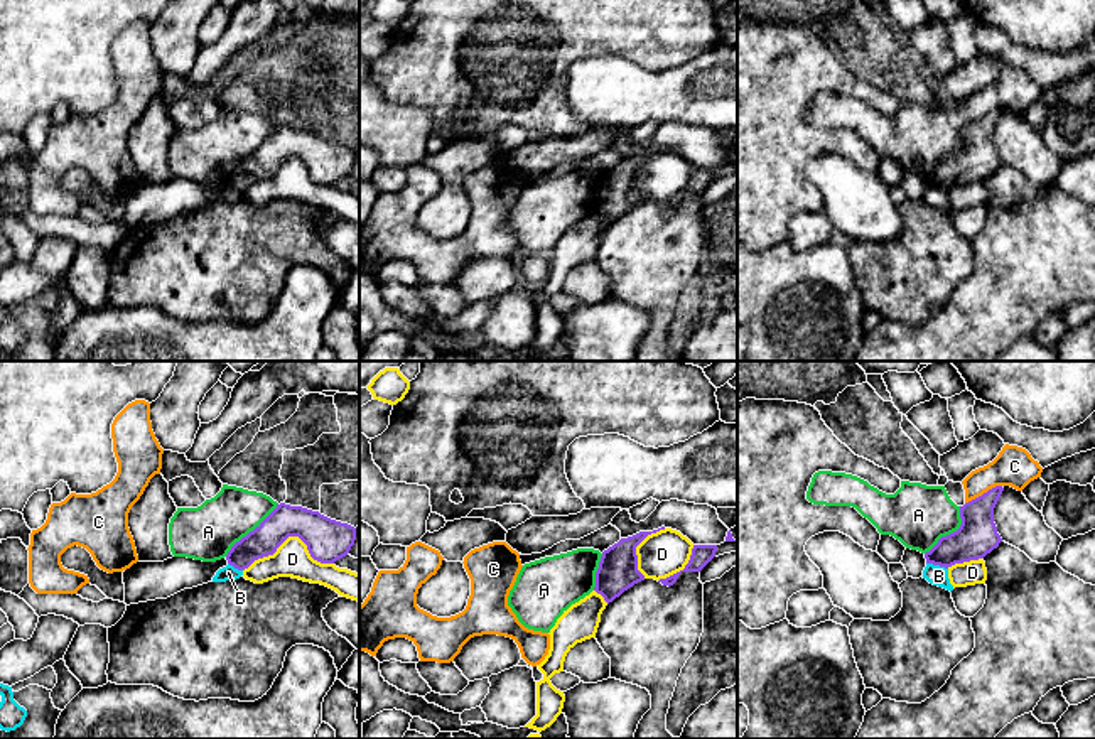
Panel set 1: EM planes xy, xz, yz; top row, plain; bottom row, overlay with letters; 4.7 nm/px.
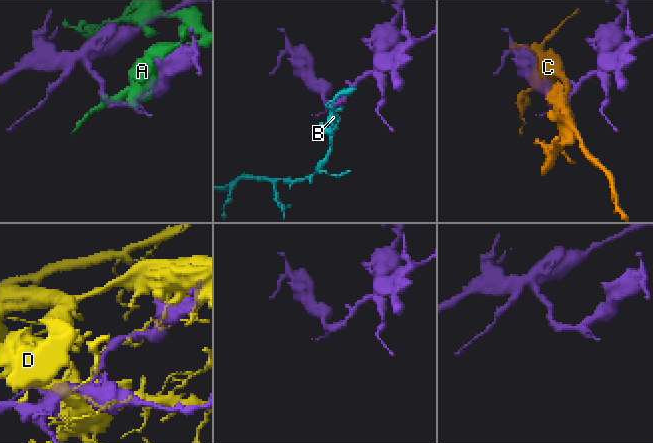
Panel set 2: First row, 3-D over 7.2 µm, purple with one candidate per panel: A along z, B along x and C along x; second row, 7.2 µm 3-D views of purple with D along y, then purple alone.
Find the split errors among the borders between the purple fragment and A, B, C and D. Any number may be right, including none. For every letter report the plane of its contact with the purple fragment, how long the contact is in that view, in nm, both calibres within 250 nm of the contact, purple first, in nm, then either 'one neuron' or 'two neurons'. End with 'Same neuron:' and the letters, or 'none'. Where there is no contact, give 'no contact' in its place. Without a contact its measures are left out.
A: xy | 360 nm | 150/260 nm | two neurons
B: yz | 110 nm | 190/100 nm | two neurons
C: yz | 200 nm | 190/190 nm | two neurons
D: xy | 440 nm | 200/170 nm | two neurons
Same neuron: none

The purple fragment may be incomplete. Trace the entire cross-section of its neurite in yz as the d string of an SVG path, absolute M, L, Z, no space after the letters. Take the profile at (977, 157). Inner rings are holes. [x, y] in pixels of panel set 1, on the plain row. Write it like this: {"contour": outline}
{"contour": "M995 108L960 128L960 150L941 159L938 165L925 175L926 186L948 191L955 186L984 181L997 170L1002 160L994 145L994 130L1002 113L1002 108Z"}

